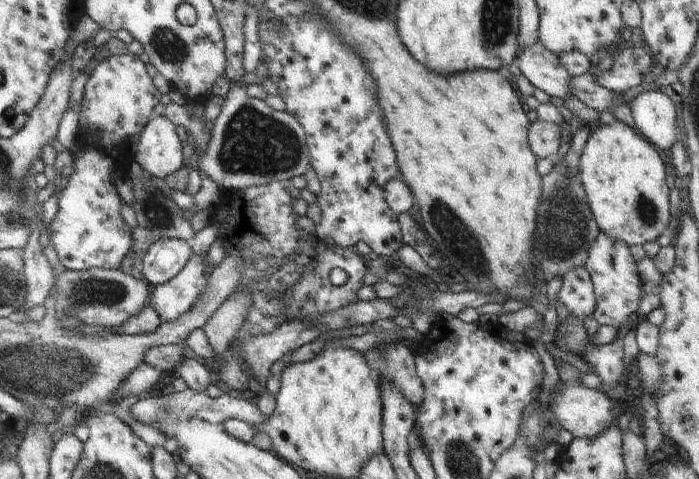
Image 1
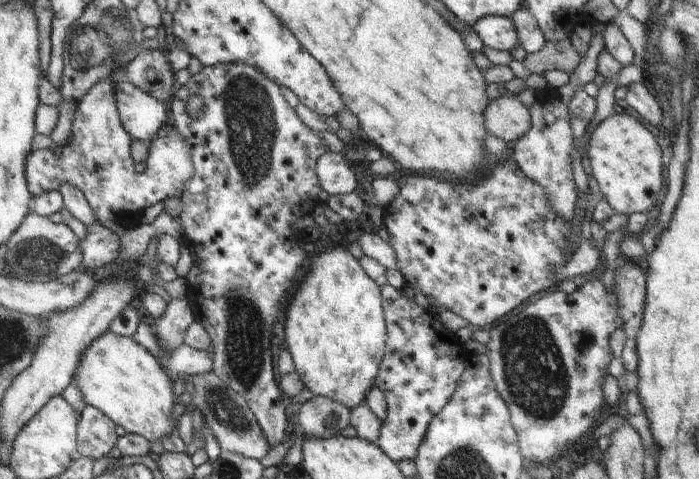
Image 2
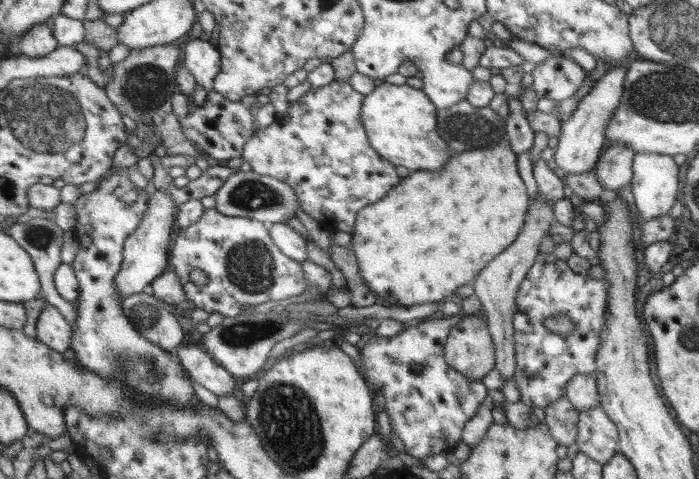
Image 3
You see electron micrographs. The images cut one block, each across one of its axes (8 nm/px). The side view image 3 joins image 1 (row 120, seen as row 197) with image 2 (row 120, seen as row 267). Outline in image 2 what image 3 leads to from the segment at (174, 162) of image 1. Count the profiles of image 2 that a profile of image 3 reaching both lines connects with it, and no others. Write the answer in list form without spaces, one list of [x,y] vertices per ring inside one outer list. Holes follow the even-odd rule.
[[[117,82],[118,118],[132,139],[154,140],[160,128],[170,122],[168,104],[143,92],[133,82]]]

